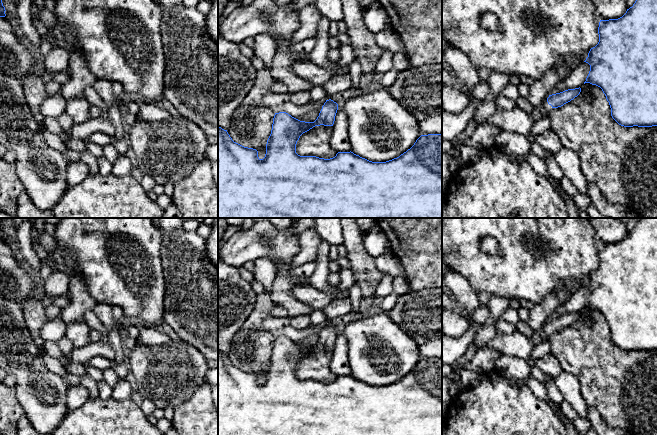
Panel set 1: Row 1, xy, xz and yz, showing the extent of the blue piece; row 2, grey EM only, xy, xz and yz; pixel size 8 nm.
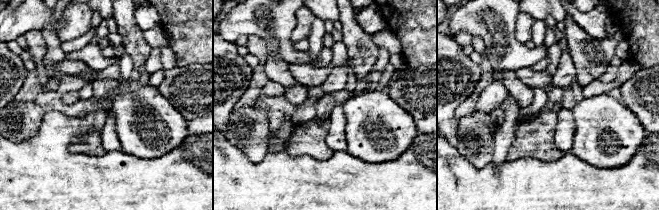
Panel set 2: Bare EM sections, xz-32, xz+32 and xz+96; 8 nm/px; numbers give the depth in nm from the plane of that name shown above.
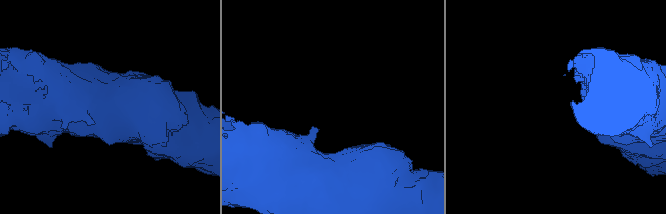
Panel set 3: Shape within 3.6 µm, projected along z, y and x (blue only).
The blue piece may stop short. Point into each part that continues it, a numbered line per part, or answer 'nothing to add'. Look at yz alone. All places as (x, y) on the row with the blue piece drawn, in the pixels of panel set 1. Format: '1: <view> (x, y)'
1: yz (545, 108)

